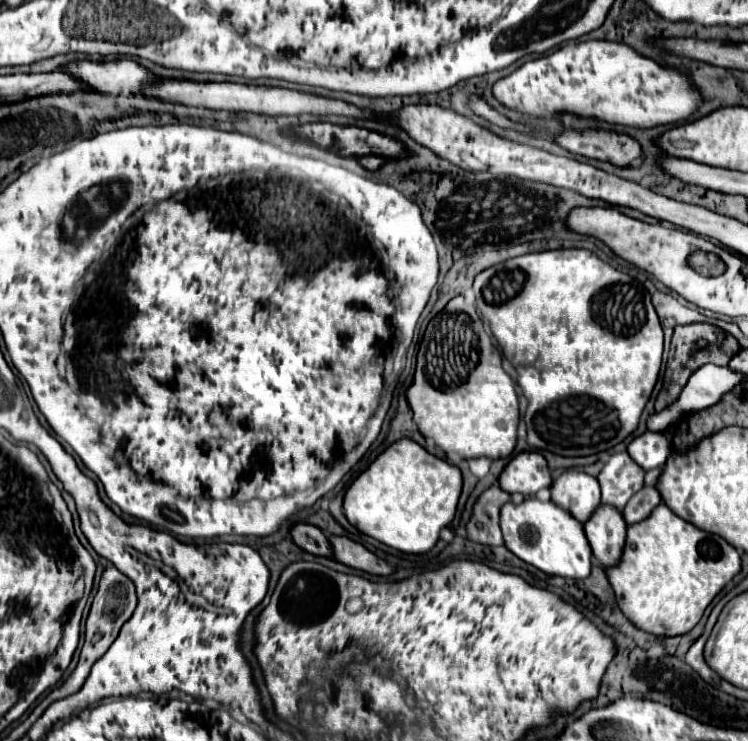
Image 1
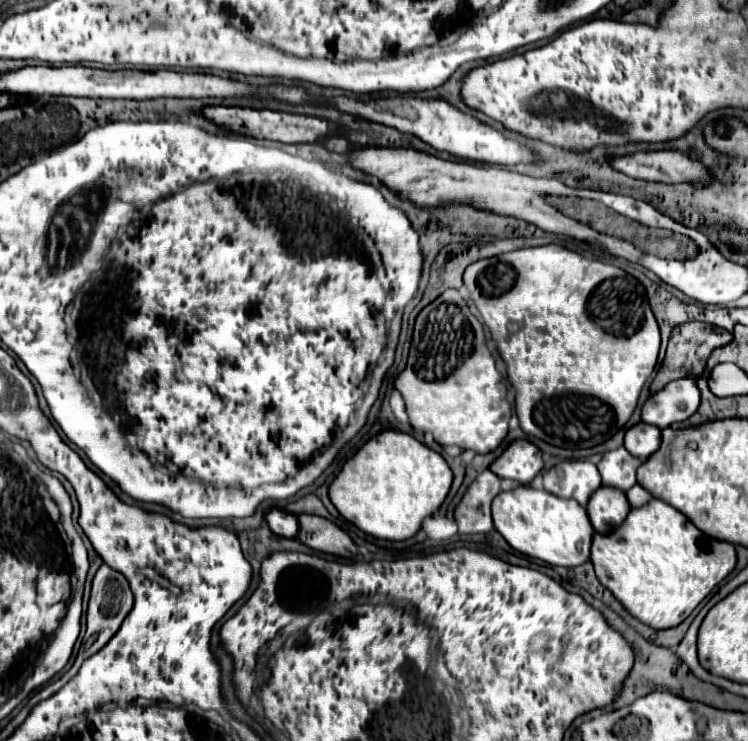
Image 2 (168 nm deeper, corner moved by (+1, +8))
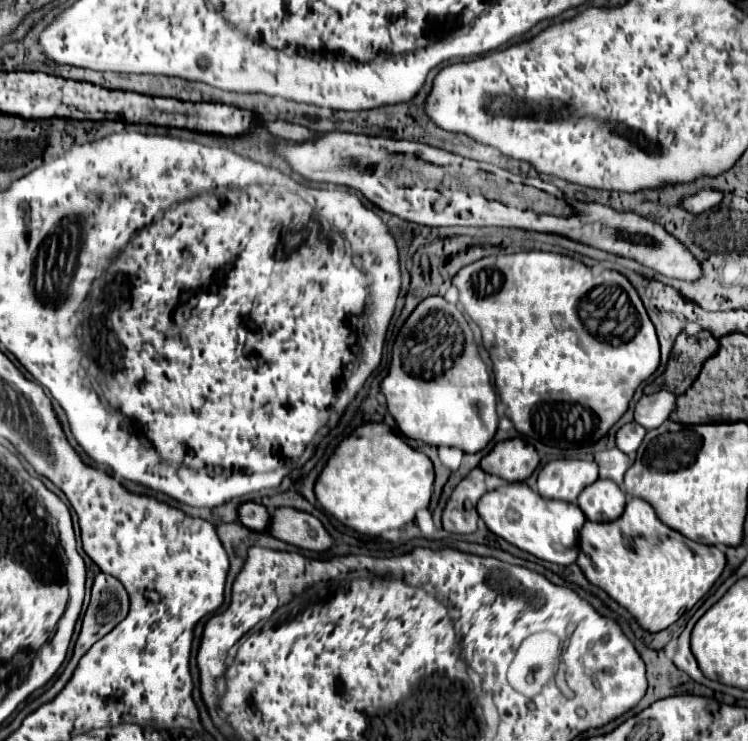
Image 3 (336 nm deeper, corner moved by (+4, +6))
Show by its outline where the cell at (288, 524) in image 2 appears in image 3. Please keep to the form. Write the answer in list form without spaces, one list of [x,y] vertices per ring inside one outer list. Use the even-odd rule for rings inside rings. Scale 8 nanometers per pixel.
[[[241,503],[237,509],[239,521],[251,531],[267,531],[269,527],[269,511],[259,503]]]

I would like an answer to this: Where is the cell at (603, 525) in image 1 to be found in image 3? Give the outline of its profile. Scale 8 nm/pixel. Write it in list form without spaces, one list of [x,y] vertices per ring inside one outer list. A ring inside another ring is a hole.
[[[597,479],[591,487],[585,487],[577,499],[577,505],[589,521],[613,521],[625,509],[625,493],[617,483]]]

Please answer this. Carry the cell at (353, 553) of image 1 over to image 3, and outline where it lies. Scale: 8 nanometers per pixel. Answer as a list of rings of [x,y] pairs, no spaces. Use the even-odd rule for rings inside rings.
[[[277,507],[271,513],[267,533],[309,551],[327,551],[333,545],[331,535],[325,531],[317,517],[291,507]]]

